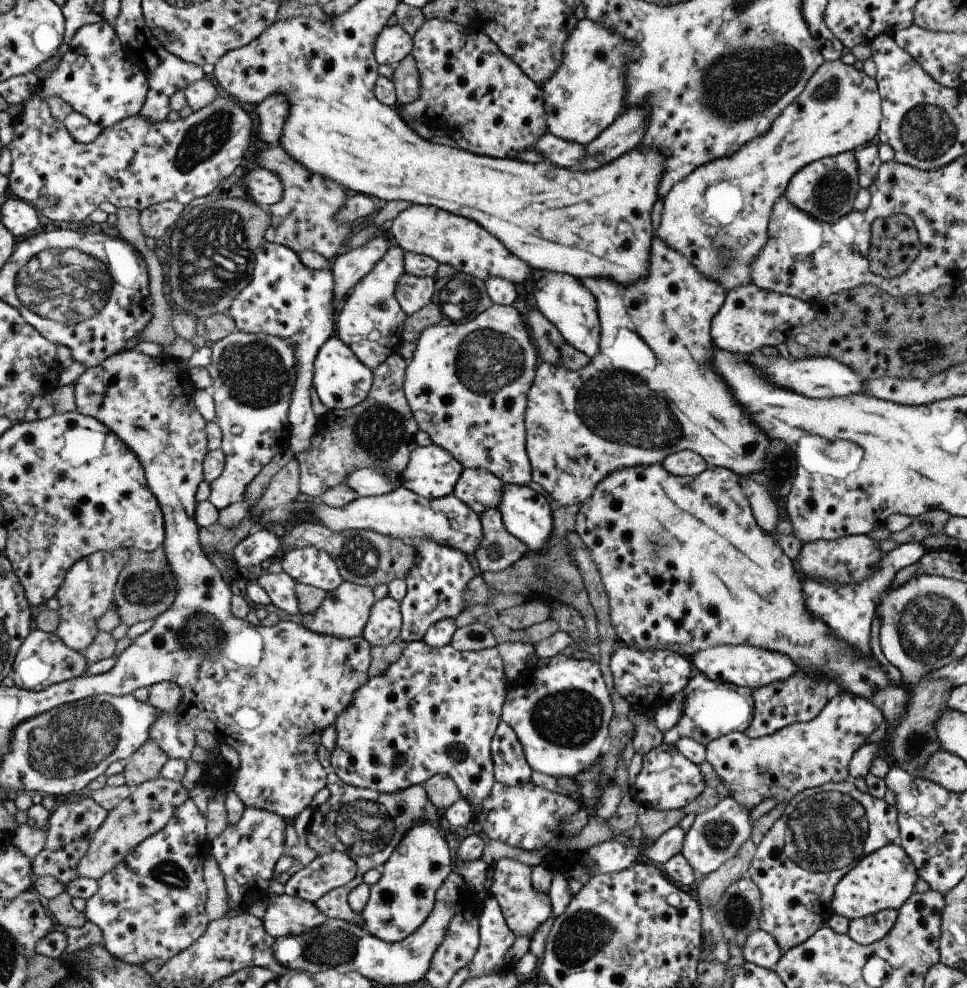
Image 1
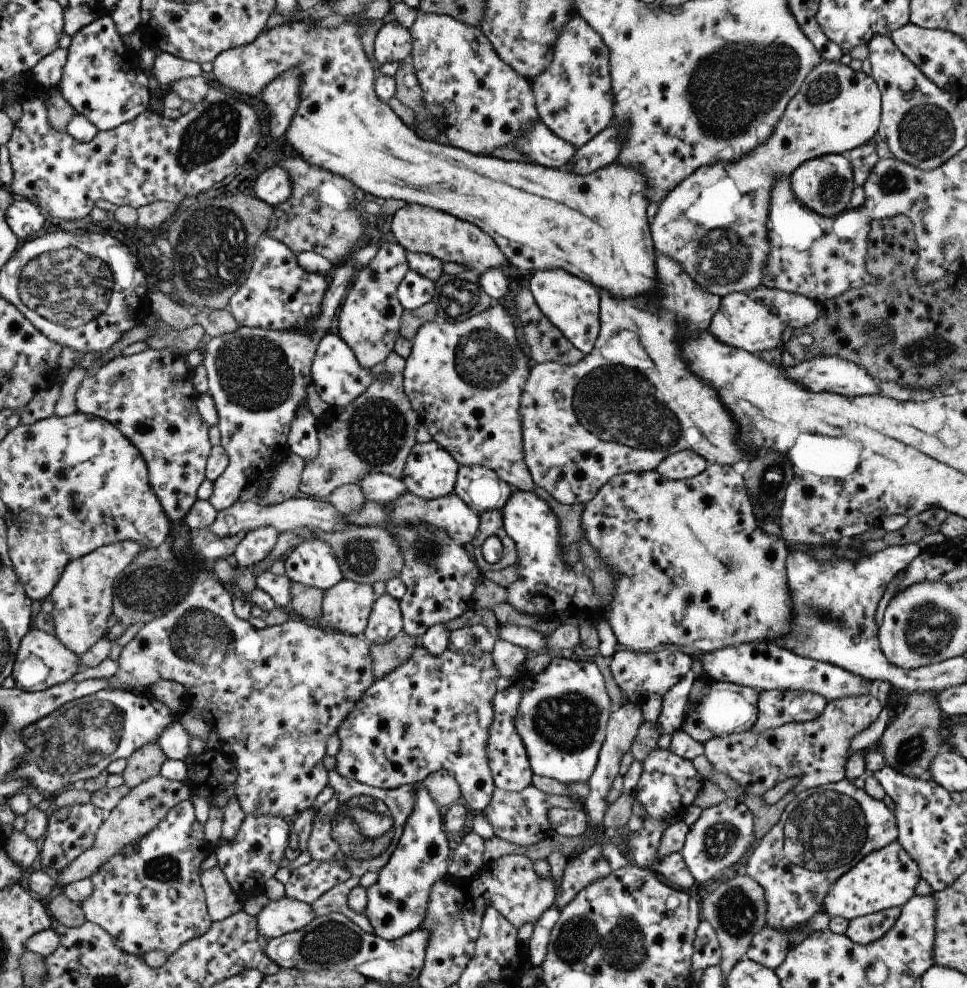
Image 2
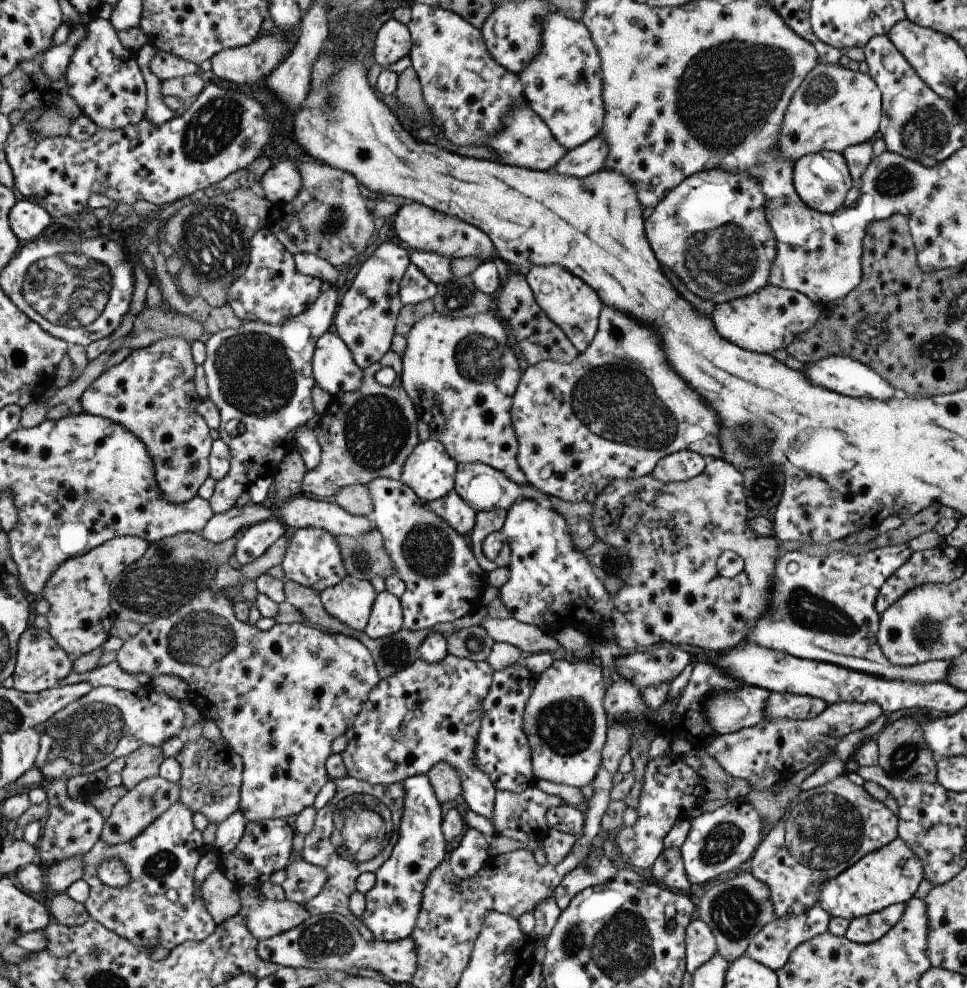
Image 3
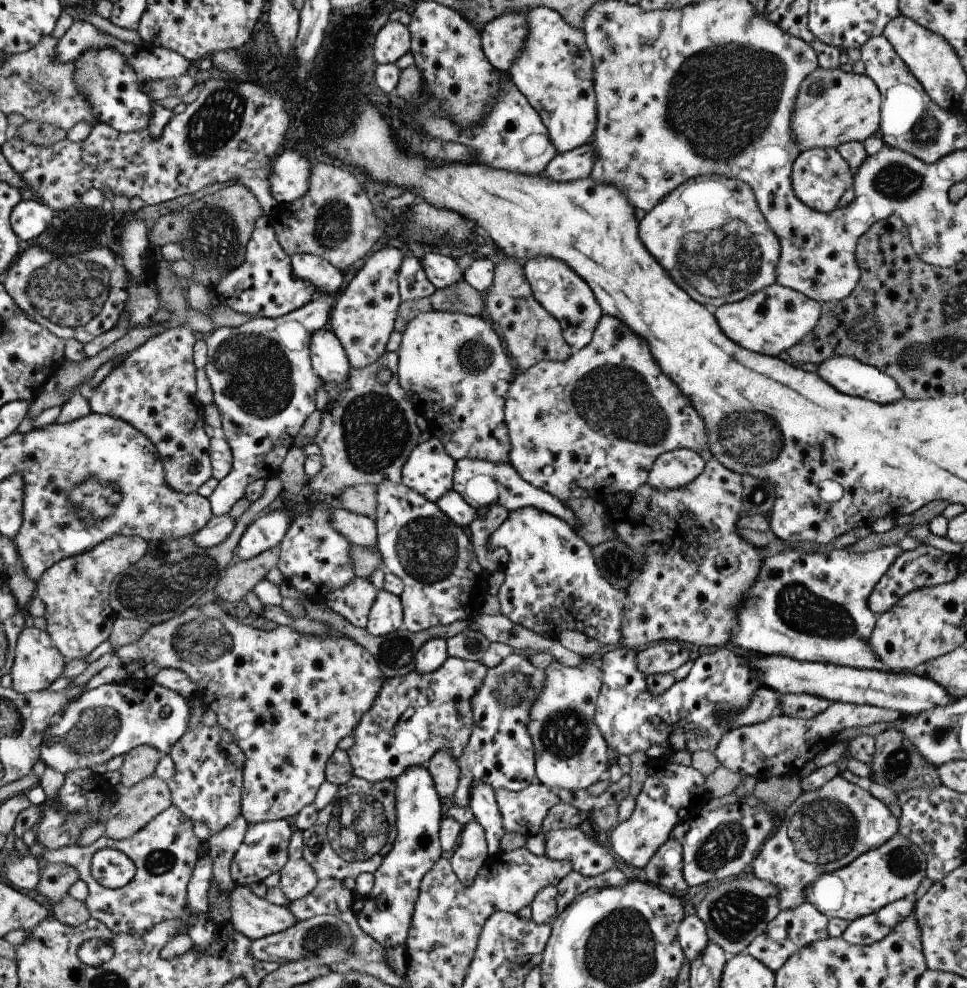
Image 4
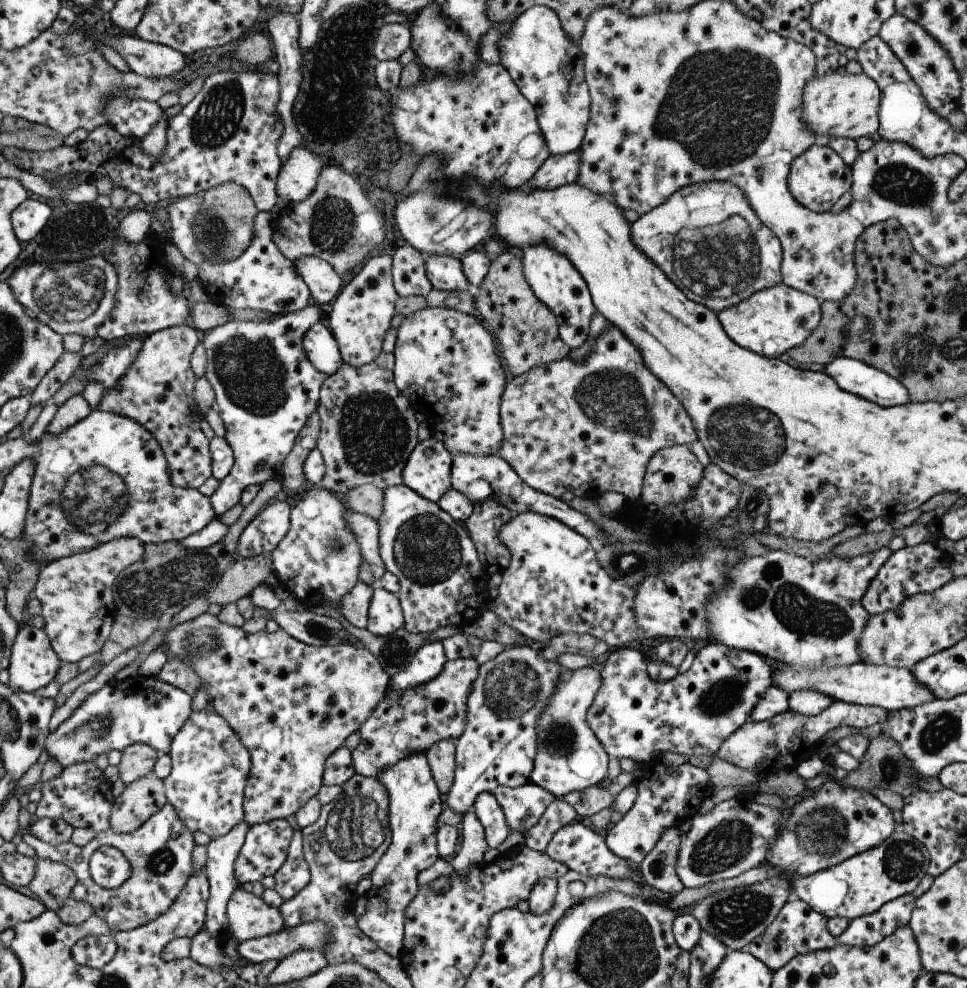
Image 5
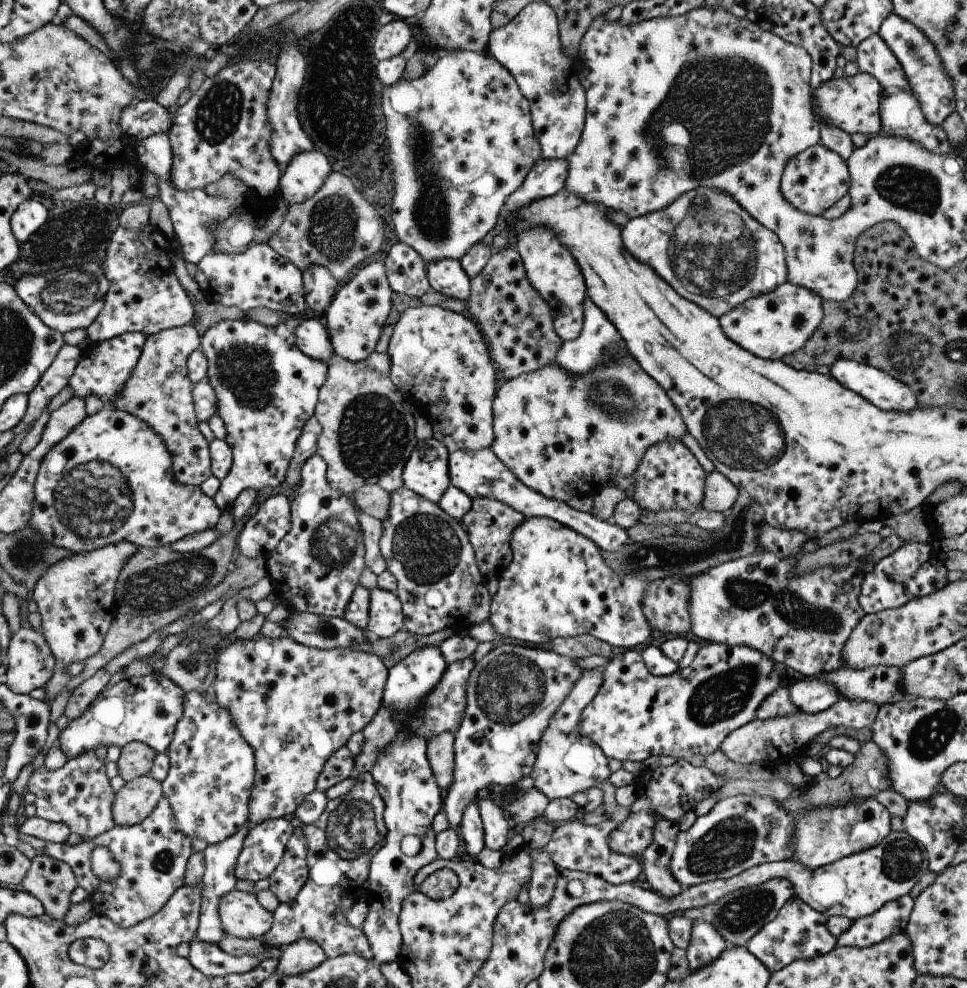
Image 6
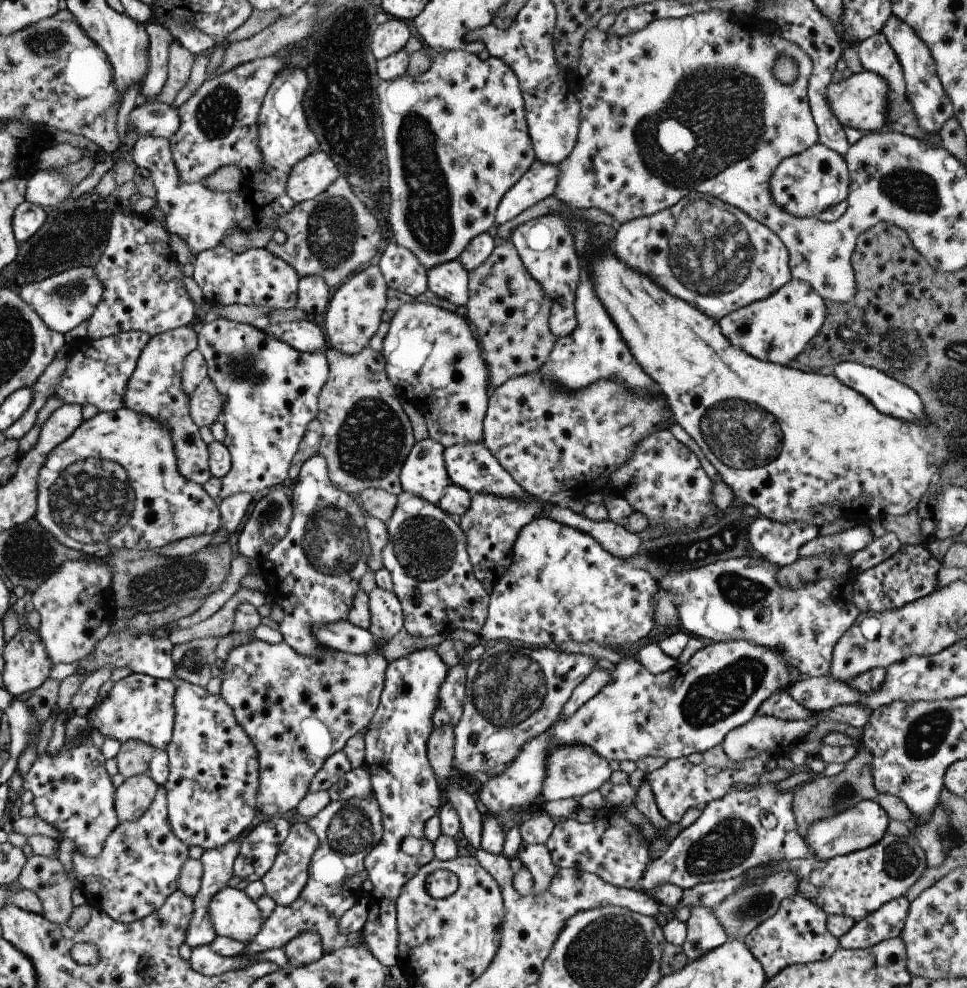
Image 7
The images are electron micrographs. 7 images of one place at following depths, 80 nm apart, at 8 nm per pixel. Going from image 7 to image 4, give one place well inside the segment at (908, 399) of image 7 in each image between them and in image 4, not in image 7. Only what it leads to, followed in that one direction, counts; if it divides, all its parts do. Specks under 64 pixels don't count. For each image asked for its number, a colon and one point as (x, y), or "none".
4: (849, 376)
5: (853, 376)
6: (885, 392)

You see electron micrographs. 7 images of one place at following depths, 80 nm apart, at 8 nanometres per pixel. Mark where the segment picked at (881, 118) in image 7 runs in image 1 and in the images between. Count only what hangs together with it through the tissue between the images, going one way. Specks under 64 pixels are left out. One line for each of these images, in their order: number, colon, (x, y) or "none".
1: (716, 217)
2: (713, 222)
3: (833, 108)
4: (832, 107)
5: (845, 105)
6: (851, 104)

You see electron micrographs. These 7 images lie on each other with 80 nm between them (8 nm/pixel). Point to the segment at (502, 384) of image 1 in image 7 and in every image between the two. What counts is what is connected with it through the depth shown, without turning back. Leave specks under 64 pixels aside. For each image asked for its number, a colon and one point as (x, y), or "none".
2: (463, 378)
3: (460, 373)
4: (453, 367)
5: (445, 362)
6: (439, 361)
7: (432, 359)

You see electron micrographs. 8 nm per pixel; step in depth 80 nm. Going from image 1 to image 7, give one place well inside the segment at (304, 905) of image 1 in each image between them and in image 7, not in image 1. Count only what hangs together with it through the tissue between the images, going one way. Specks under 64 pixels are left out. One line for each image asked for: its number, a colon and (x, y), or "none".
2: (284, 915)
3: (267, 918)
4: (250, 915)
5: (247, 917)
6: (241, 916)
7: (233, 914)

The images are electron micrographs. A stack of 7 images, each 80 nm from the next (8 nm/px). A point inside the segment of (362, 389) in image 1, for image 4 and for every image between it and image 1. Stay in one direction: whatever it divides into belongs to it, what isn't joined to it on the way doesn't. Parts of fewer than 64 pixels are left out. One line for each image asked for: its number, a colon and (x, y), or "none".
2: (338, 378)
3: (334, 371)
4: (328, 359)

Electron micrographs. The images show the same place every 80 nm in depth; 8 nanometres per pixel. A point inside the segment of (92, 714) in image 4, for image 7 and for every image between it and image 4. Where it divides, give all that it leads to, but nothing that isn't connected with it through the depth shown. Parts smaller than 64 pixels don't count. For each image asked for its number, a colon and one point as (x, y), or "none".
5: (143, 710)
6: (146, 708)
7: (139, 707)

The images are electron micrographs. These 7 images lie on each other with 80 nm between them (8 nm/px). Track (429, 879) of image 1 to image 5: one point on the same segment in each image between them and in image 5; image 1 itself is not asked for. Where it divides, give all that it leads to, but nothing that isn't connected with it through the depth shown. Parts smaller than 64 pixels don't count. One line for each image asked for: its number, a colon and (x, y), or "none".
2: (396, 904)
3: (391, 905)
4: (386, 913)
5: (413, 799)

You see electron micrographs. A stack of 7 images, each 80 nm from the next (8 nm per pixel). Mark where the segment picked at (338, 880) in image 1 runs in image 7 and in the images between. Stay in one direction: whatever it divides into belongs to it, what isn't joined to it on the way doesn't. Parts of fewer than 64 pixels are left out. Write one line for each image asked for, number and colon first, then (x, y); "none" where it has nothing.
2: (308, 882)
3: (303, 881)
4: (297, 878)
5: (293, 875)
6: (284, 882)
7: (283, 882)

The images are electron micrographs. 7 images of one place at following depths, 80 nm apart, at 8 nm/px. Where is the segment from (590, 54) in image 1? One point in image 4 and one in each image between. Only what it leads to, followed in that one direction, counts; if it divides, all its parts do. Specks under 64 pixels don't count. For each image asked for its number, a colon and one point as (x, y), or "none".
2: (573, 97)
3: (562, 85)
4: (553, 72)

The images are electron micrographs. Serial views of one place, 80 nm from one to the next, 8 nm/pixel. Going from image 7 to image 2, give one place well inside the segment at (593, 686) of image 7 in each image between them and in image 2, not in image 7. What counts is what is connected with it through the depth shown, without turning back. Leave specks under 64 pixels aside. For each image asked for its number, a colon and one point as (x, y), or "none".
2: (561, 718)
3: (563, 719)
4: (569, 751)
5: (568, 757)
6: (564, 762)

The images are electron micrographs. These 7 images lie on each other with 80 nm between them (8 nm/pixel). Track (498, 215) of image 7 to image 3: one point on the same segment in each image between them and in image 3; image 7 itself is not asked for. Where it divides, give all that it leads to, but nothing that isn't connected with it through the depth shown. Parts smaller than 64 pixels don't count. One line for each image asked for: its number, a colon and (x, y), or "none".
3: (587, 158)
4: (576, 164)
5: (554, 171)
6: (547, 176)

